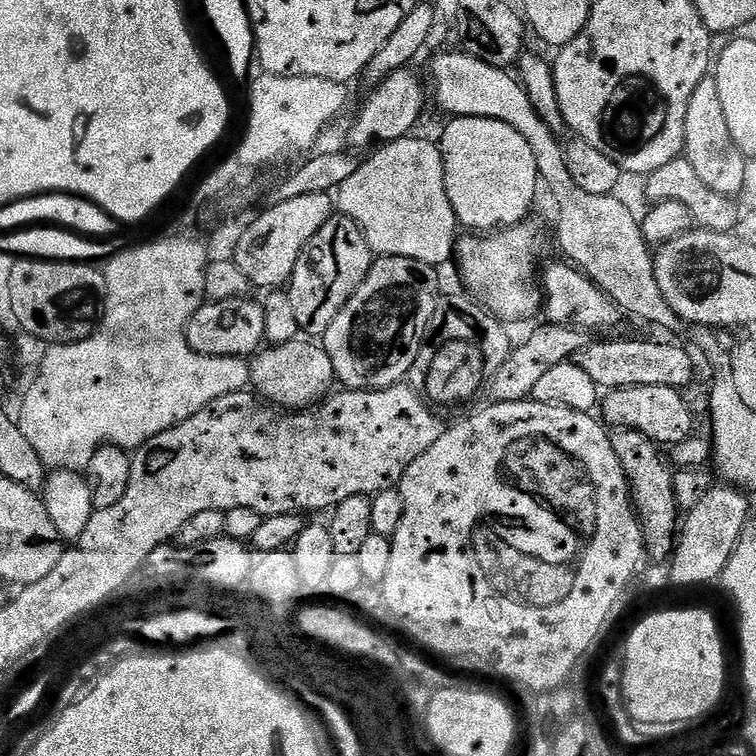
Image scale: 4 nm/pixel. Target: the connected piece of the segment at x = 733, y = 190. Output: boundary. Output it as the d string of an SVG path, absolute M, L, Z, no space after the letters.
M705 78L698 82L694 94L690 94L690 106L686 106L686 134L683 155L694 166L694 174L710 190L723 196L739 197L748 176L749 161L734 146L730 138L730 126L726 126L726 113L722 110L722 97L718 95L715 79Z

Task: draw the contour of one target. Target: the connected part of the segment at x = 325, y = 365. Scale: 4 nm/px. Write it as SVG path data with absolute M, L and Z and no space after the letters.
M297 338L290 343L267 347L249 363L249 381L259 397L275 407L294 412L308 410L321 403L336 382L328 352L313 341L302 341Z

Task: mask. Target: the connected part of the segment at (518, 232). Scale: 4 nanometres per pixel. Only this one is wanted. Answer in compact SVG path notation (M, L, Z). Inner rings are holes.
M517 226L515 228L506 228L503 230L493 231L491 234L464 234L457 239L456 246L454 249L454 260L455 263L460 263L460 276L464 279L464 284L469 288L467 291L470 293L471 299L475 303L479 304L485 312L496 317L501 322L509 322L508 320L528 320L535 312L539 313L542 308L542 284L538 279L538 268L536 272L536 244L532 241L532 232L525 226Z

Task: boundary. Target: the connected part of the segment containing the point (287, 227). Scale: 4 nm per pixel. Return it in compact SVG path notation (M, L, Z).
M327 192L306 194L303 198L290 198L290 202L278 202L268 209L245 230L236 244L234 259L238 270L246 274L253 289L280 290L291 281L298 258L304 248L326 226L334 214L334 200Z

